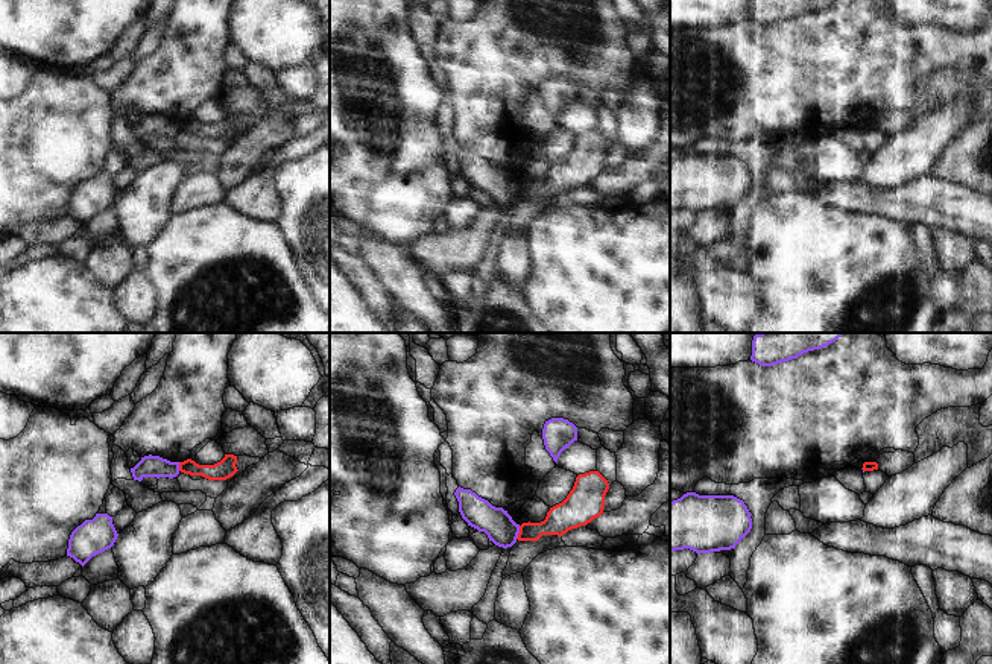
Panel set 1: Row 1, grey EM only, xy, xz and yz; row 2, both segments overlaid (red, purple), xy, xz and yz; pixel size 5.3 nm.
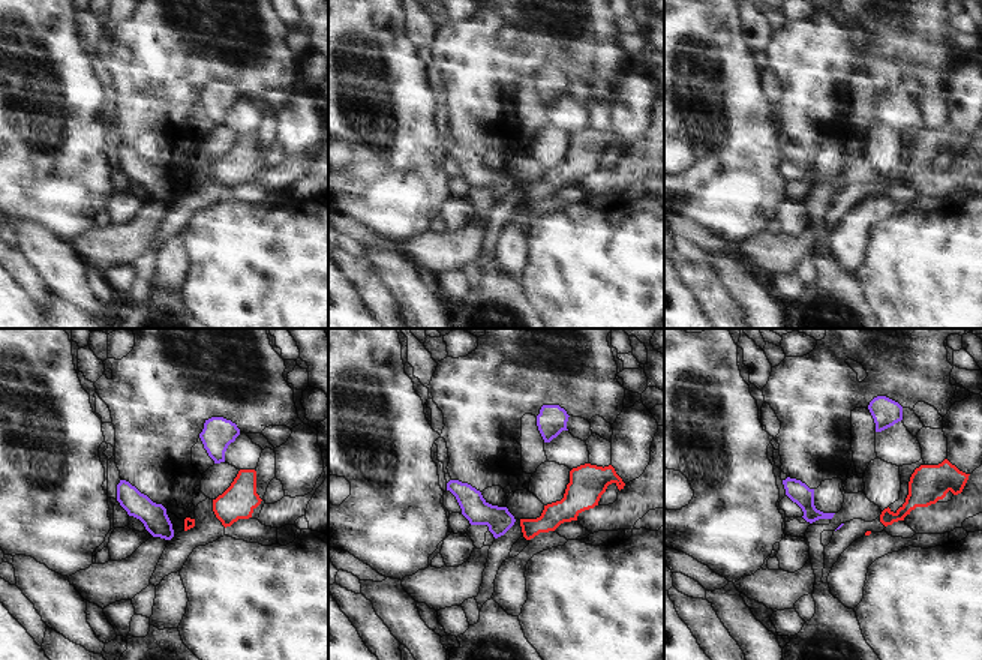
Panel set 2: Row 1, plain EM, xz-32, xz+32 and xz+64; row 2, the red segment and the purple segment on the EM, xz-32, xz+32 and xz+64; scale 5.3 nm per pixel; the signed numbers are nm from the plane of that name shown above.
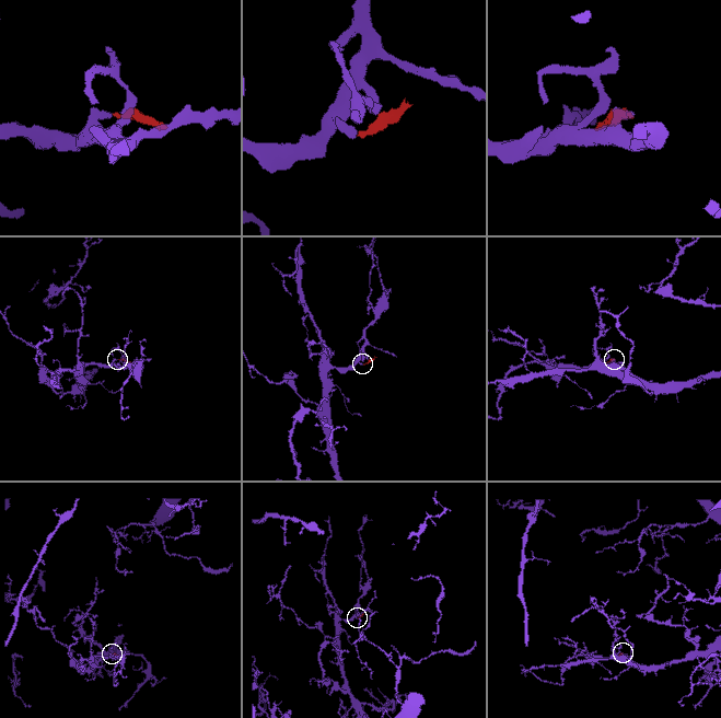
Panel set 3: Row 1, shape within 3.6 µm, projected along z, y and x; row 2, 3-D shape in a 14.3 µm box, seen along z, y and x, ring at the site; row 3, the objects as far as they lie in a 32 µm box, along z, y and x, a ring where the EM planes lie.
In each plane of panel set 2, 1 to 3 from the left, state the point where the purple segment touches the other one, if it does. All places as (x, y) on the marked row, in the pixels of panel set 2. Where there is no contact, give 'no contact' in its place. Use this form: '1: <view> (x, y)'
1: no contact
2: no contact
3: no contact

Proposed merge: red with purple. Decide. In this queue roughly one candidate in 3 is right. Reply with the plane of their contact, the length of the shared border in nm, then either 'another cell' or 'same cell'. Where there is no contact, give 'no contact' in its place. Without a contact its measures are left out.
meets red in xz; contact 80 nm long; another cell

